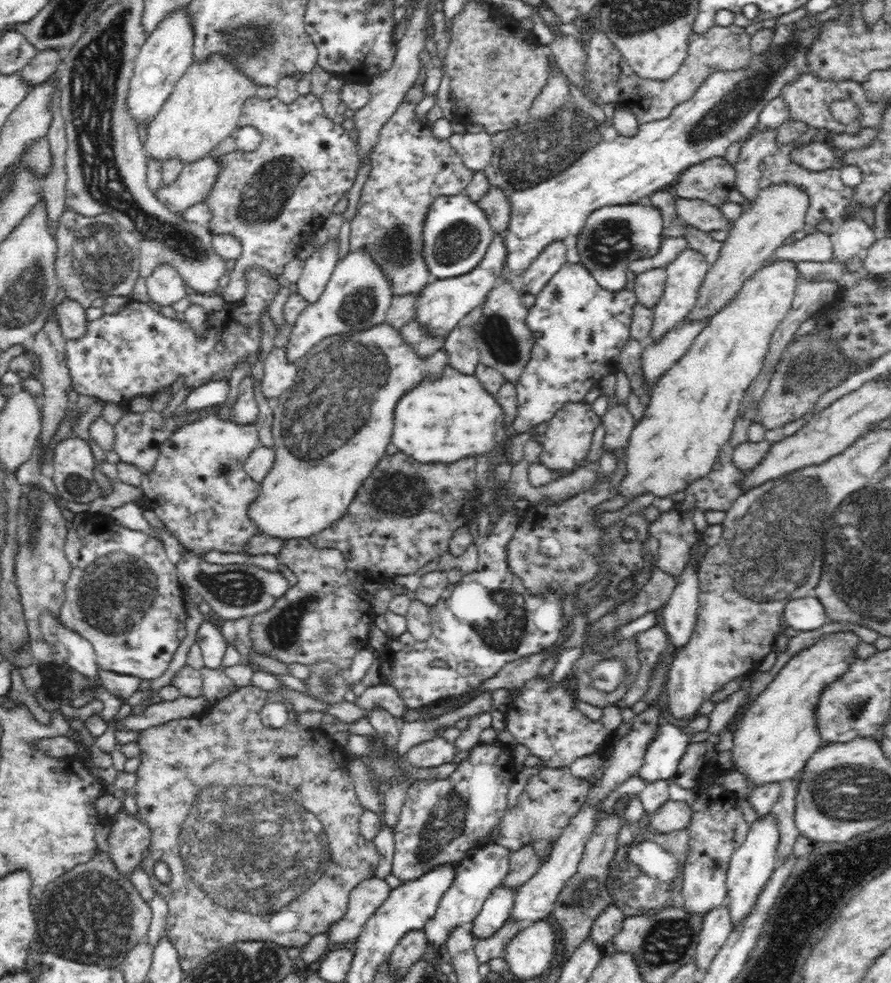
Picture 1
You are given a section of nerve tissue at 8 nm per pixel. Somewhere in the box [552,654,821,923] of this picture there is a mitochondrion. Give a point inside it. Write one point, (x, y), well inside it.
(626, 888)

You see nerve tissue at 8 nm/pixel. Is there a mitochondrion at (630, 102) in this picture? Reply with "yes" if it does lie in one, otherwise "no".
no

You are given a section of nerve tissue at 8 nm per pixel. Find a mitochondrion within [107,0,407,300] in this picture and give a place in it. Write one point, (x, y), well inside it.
(252, 37)

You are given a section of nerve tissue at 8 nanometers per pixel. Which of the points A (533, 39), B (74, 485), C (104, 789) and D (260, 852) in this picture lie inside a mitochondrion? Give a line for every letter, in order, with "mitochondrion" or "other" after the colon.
A: other
B: mitochondrion
C: other
D: mitochondrion

